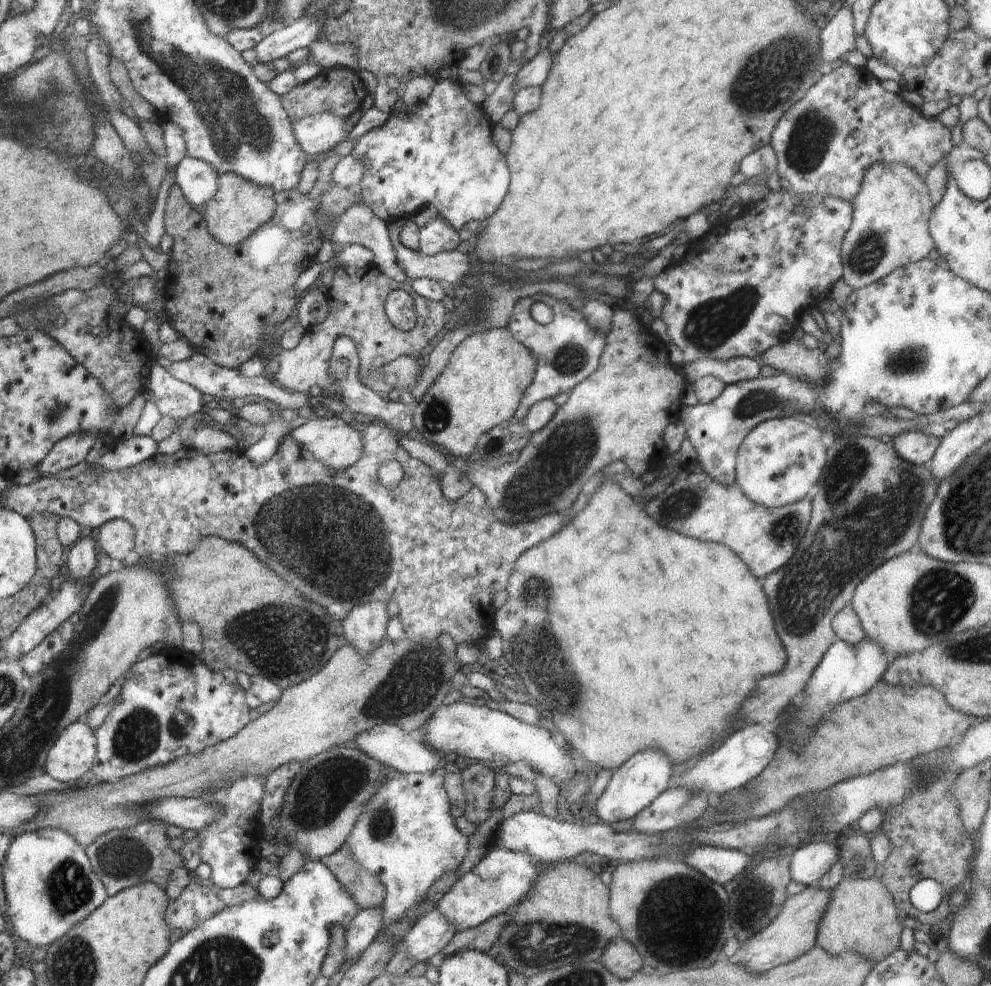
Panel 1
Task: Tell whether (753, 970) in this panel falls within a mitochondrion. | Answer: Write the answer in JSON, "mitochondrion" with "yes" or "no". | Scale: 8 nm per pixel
{"mitochondrion":"no"}

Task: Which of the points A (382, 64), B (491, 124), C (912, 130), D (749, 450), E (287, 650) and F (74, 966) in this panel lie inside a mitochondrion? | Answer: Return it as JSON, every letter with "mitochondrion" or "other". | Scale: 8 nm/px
{"A":"other","B":"other","C":"other","D":"other","E":"mitochondrion","F":"mitochondrion"}

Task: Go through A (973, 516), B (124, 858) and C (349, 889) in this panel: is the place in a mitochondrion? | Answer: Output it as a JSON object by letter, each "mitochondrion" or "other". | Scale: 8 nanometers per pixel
{"A":"mitochondrion","B":"mitochondrion","C":"other"}

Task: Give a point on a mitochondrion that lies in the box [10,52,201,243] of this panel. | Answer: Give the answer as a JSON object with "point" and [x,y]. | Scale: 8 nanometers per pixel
{"point":[51,90]}

